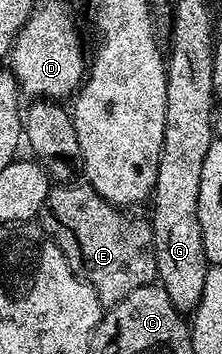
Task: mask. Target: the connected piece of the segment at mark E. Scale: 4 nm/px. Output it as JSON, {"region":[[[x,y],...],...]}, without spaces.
{"region":[[[72,183],[51,187],[40,213],[42,231],[60,246],[68,266],[94,287],[104,306],[128,298],[140,286],[155,283],[158,271],[149,219],[145,215],[129,216],[129,211],[100,198],[91,184]]]}

